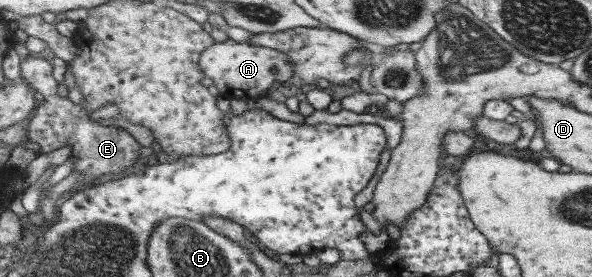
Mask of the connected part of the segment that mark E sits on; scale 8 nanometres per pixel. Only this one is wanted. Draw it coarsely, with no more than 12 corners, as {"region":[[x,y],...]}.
{"region":[[29,54],[24,78],[44,96],[27,122],[42,154],[70,145],[82,178],[123,175],[142,146],[59,96],[49,60]]}

